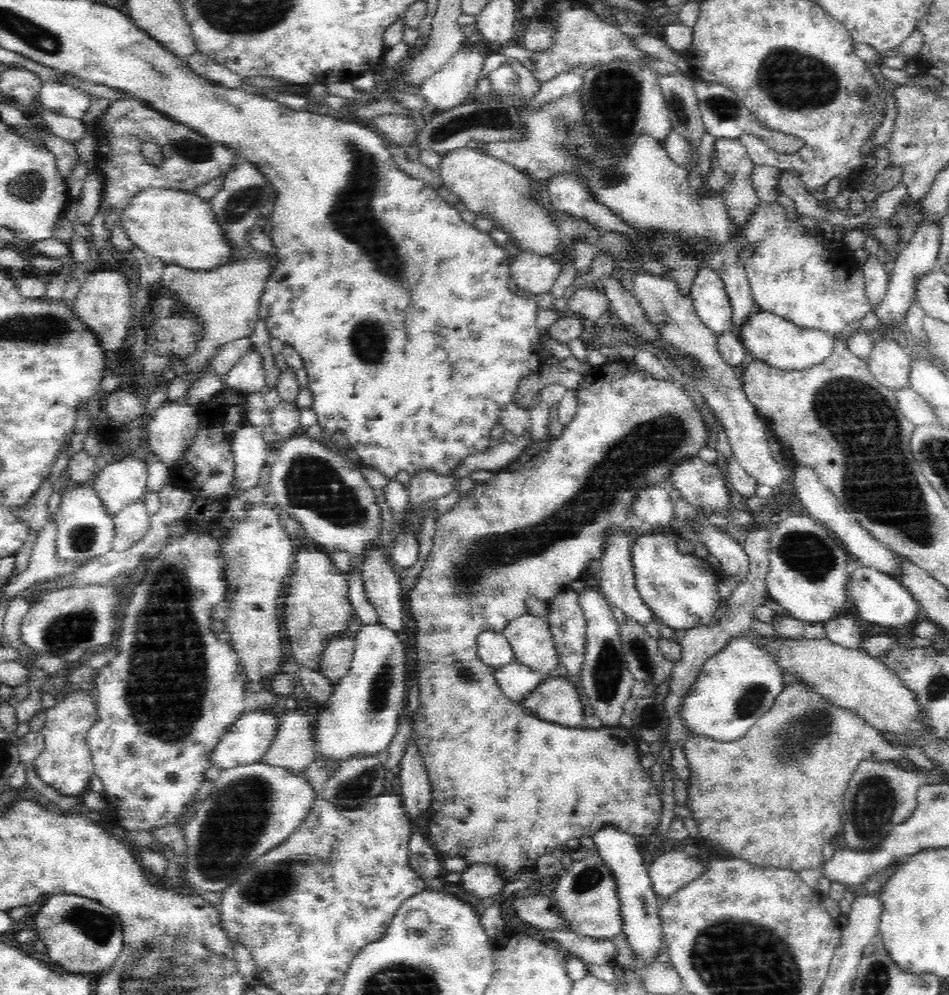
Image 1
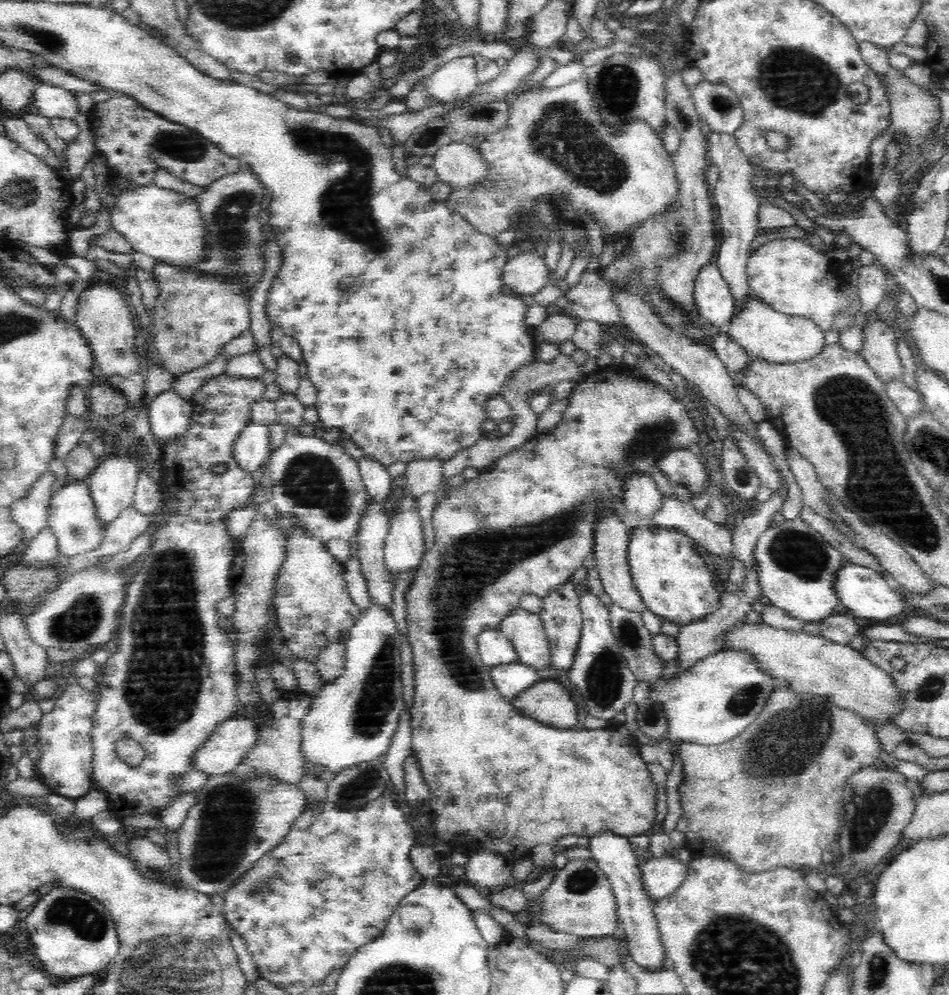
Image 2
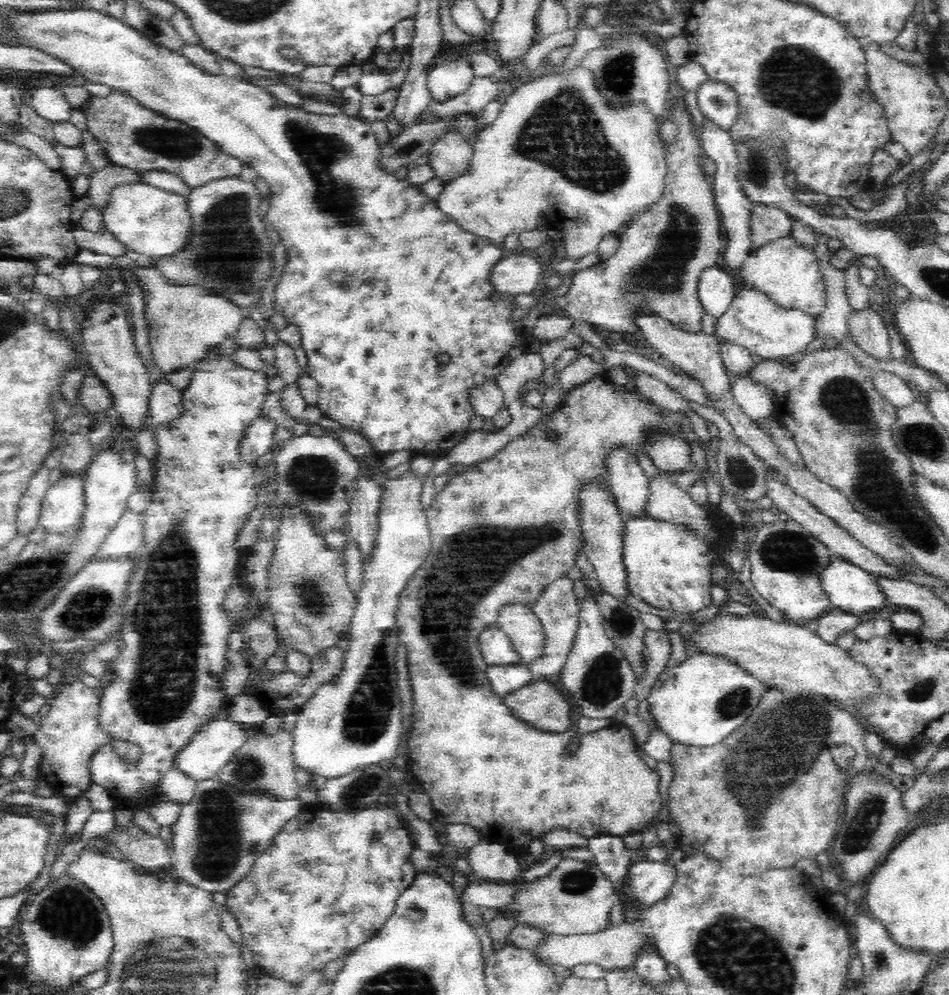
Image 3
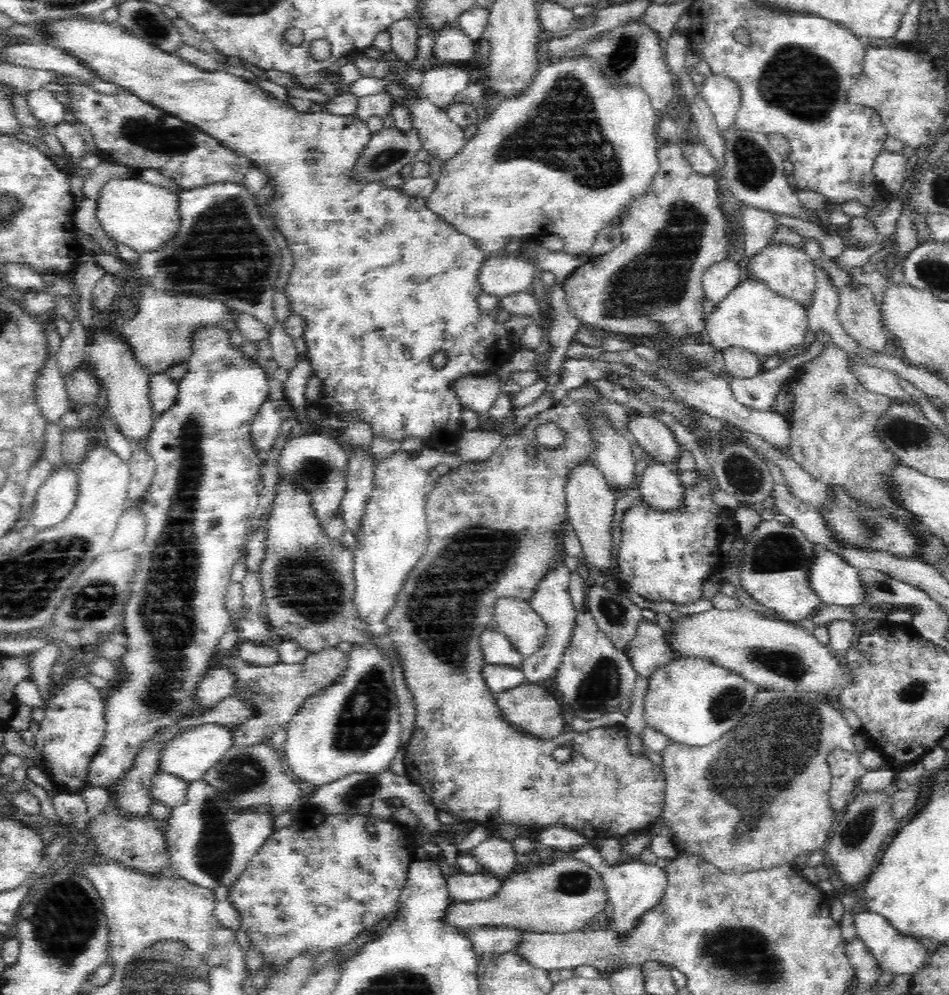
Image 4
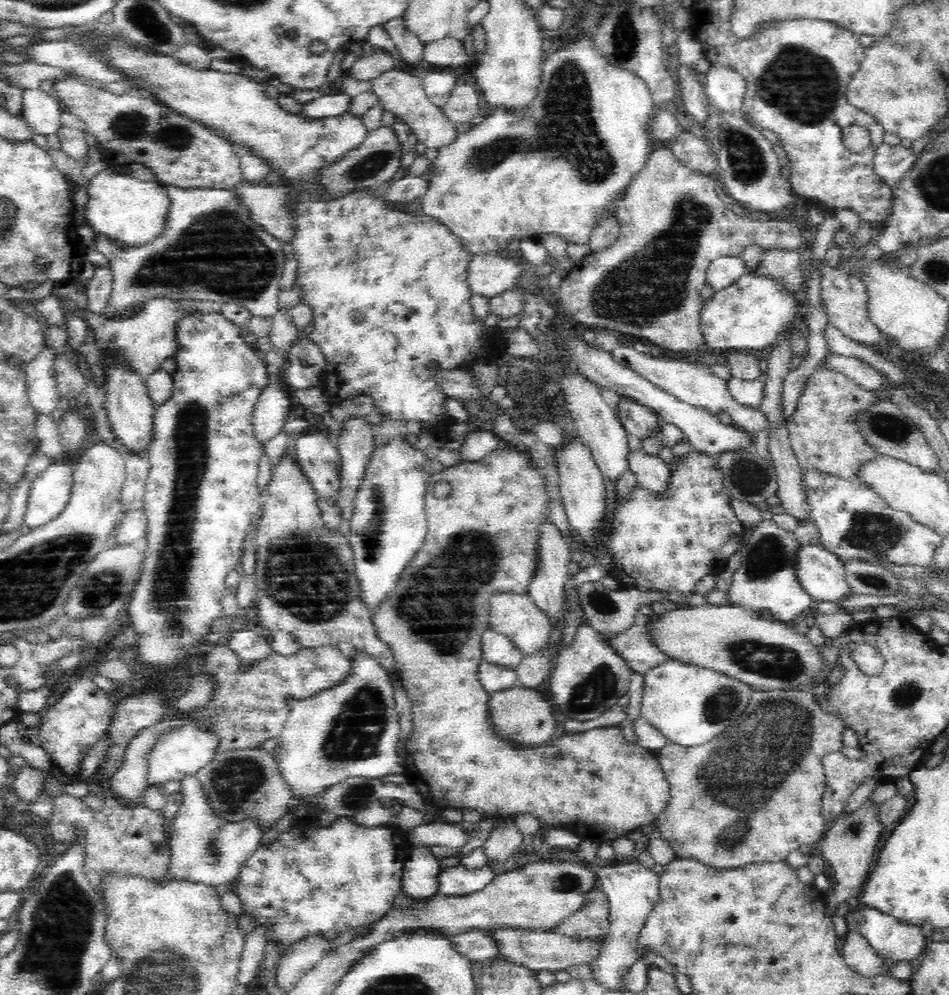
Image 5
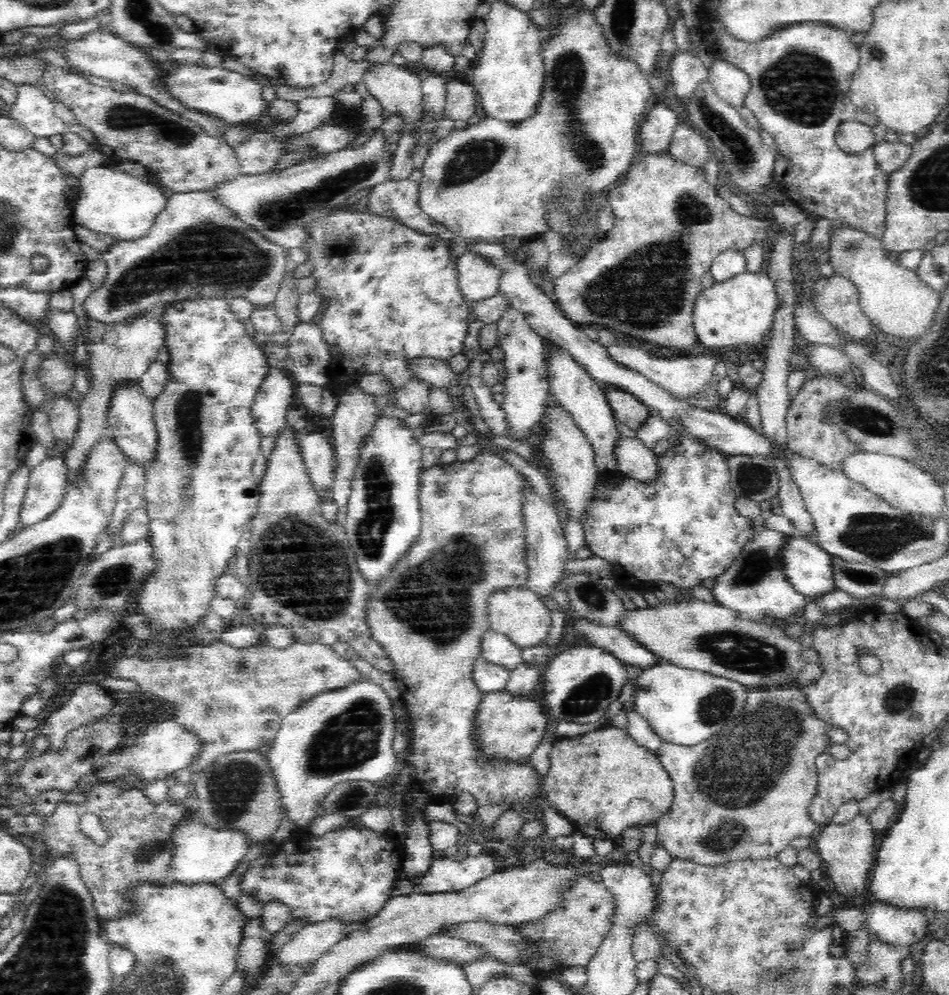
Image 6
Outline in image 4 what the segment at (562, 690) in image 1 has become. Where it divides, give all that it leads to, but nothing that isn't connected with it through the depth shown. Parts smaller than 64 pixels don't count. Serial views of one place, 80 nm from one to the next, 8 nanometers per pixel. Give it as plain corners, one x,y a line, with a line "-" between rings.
526,682
521,686
512,688
512,690
498,694
497,705
508,722
528,734
534,734
540,738
554,738
564,732
566,720
562,716
564,710
562,710
561,701
539,683

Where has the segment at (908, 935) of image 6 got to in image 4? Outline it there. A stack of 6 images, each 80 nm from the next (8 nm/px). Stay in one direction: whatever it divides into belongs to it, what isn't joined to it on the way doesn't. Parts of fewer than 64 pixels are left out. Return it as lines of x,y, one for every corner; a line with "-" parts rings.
870,911
857,913
853,918
857,937
868,947
870,954
878,963
880,975
891,974
892,979
895,976
911,976
912,978
917,972
928,966
931,955
926,946
920,943
920,939
900,935
886,918

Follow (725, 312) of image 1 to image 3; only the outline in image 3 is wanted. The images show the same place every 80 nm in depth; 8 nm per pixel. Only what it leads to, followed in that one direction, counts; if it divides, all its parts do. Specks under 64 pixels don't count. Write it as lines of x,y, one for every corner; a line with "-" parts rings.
708,266
698,280
698,299
702,309
719,319
727,310
738,292
736,277
720,266

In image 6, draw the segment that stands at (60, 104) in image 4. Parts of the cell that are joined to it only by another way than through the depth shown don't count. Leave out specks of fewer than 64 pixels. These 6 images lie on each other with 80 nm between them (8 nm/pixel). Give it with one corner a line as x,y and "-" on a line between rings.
24,84
18,85
18,100
9,116
16,119
35,137
49,138
53,135
74,132
94,146
96,137
82,125
67,126
55,114
55,100
43,92
41,86

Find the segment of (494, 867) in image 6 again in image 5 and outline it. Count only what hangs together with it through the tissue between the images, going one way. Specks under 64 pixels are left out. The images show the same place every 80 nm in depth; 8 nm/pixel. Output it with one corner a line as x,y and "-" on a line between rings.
459,864
440,871
439,892
447,897
468,896
490,886
494,877
494,872
488,864
473,870

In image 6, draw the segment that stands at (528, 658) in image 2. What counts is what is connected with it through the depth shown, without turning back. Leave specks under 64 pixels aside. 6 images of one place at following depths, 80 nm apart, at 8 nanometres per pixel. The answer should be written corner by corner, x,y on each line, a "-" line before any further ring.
527,587
508,588
496,592
488,597
487,615
489,629
500,634
505,634
522,650
532,646
544,645
547,634
553,626
553,615
540,597
531,592

